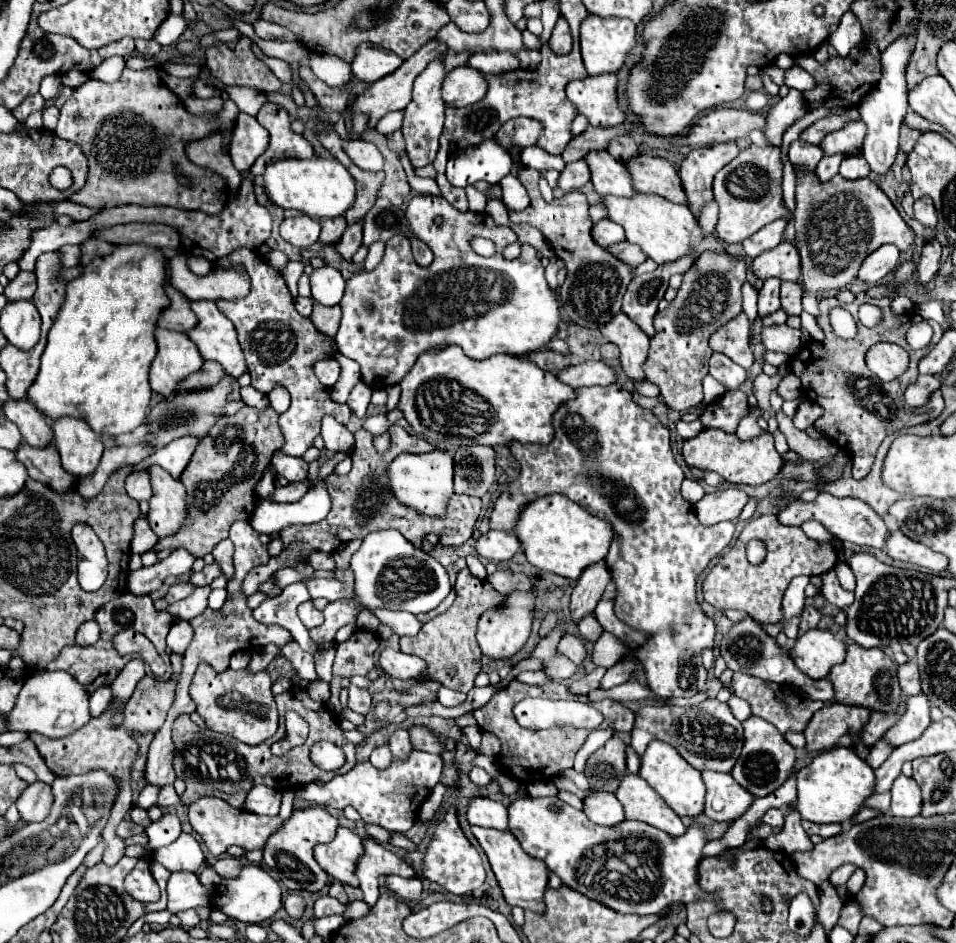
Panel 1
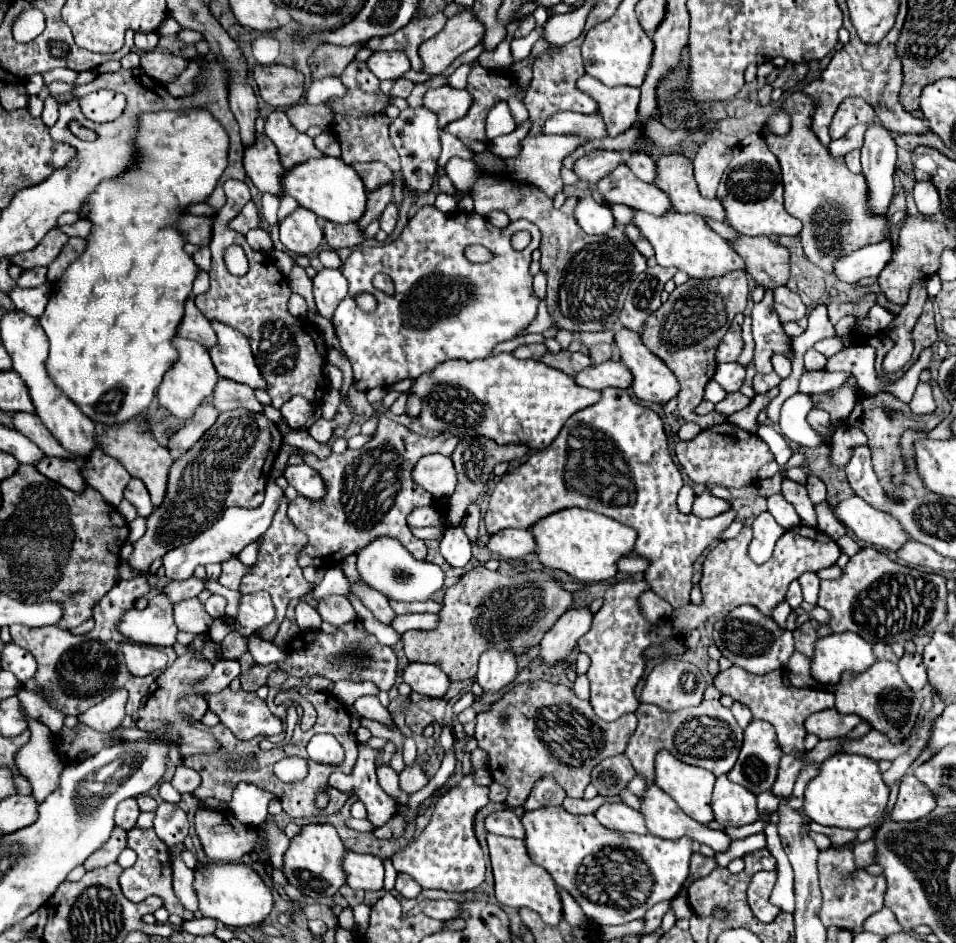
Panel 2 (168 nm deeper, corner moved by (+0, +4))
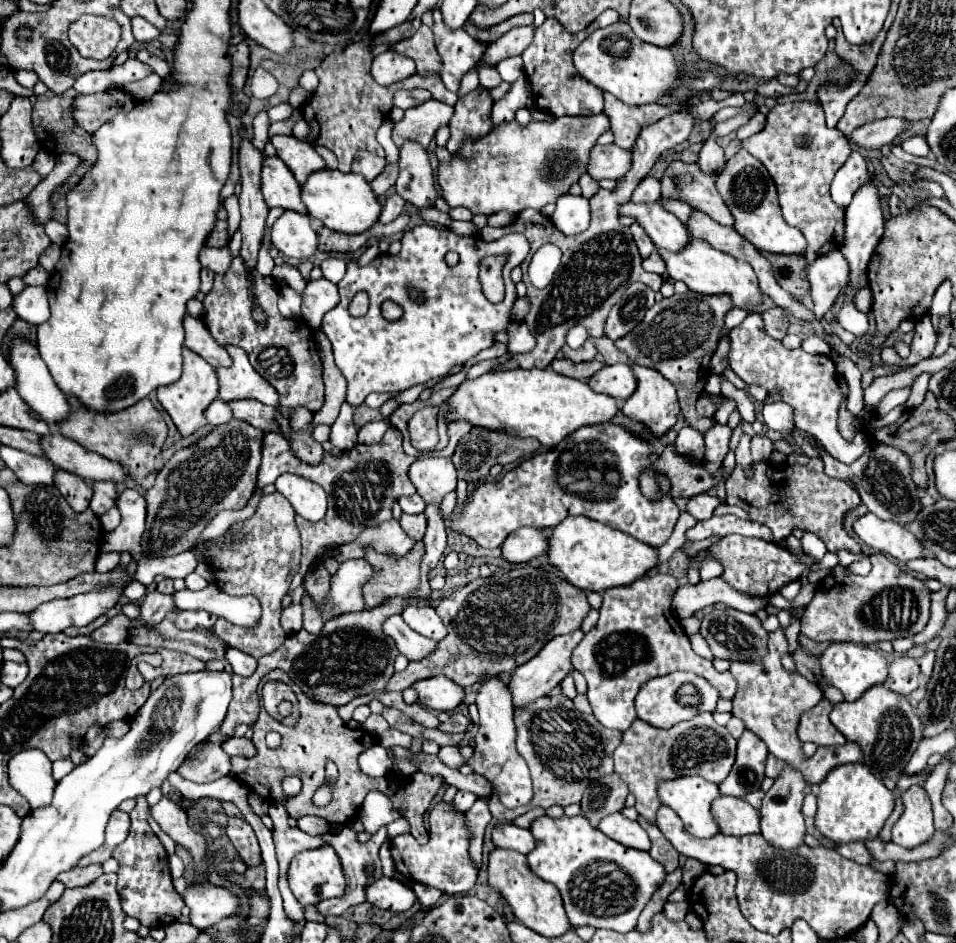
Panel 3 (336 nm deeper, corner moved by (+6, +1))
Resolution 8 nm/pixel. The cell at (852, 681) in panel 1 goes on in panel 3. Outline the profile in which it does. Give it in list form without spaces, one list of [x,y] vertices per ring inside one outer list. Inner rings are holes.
[[[886,685],[870,687],[854,703],[836,703],[832,707],[830,721],[848,741],[856,741],[862,747],[866,757],[864,765],[868,765],[868,769],[880,779],[898,779],[922,739],[920,719],[916,717],[908,697],[888,691]]]

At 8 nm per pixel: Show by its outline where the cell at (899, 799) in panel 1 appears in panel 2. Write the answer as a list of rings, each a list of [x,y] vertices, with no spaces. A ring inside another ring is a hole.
[[[906,774],[900,784],[896,806],[890,814],[894,822],[914,822],[928,816],[936,808],[934,792],[916,776]]]

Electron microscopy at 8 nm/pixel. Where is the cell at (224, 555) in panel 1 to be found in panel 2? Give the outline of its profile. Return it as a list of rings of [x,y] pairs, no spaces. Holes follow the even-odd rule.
[[[232,558],[222,564],[222,576],[218,582],[230,590],[238,590],[238,584],[240,584],[244,572],[246,572],[246,566],[238,558]]]

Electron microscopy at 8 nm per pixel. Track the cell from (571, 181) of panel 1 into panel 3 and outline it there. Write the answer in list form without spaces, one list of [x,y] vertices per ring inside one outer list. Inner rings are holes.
[[[596,145],[590,151],[588,175],[600,179],[619,180],[630,169],[630,151],[618,145]]]

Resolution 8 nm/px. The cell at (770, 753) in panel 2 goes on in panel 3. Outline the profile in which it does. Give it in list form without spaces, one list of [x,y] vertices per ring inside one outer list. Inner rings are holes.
[[[744,731],[738,739],[736,763],[724,783],[718,785],[720,791],[736,797],[744,797],[746,793],[758,791],[764,781],[766,757],[766,743],[758,735],[752,735],[752,731]]]

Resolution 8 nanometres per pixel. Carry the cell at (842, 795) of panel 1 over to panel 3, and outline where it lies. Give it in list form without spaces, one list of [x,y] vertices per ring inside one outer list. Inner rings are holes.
[[[846,763],[828,773],[828,779],[816,789],[818,811],[814,815],[814,827],[834,843],[852,843],[872,839],[880,833],[884,821],[894,809],[892,791],[886,789],[882,779],[874,777],[864,763]]]

